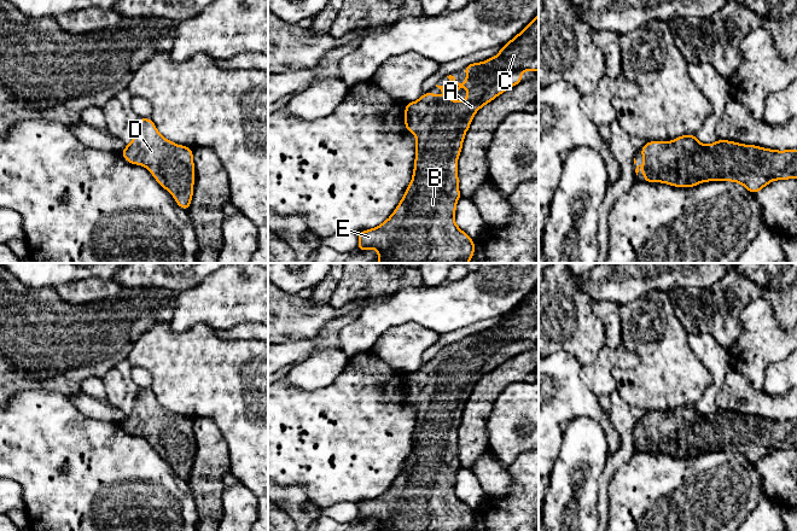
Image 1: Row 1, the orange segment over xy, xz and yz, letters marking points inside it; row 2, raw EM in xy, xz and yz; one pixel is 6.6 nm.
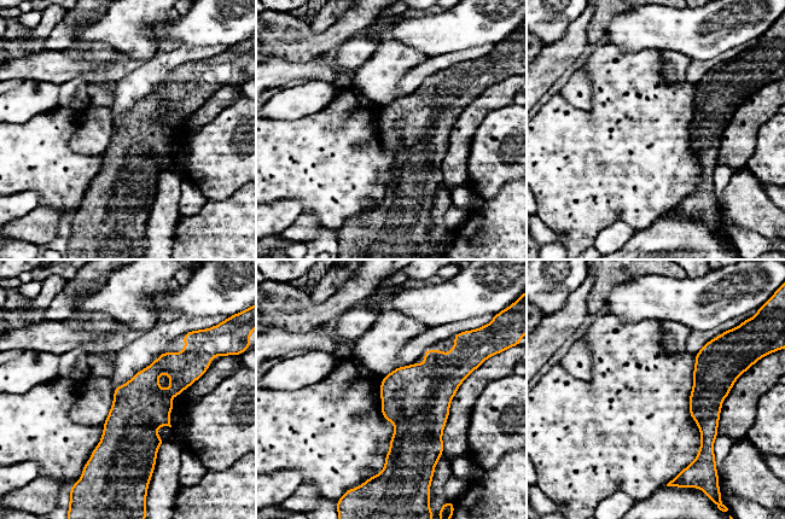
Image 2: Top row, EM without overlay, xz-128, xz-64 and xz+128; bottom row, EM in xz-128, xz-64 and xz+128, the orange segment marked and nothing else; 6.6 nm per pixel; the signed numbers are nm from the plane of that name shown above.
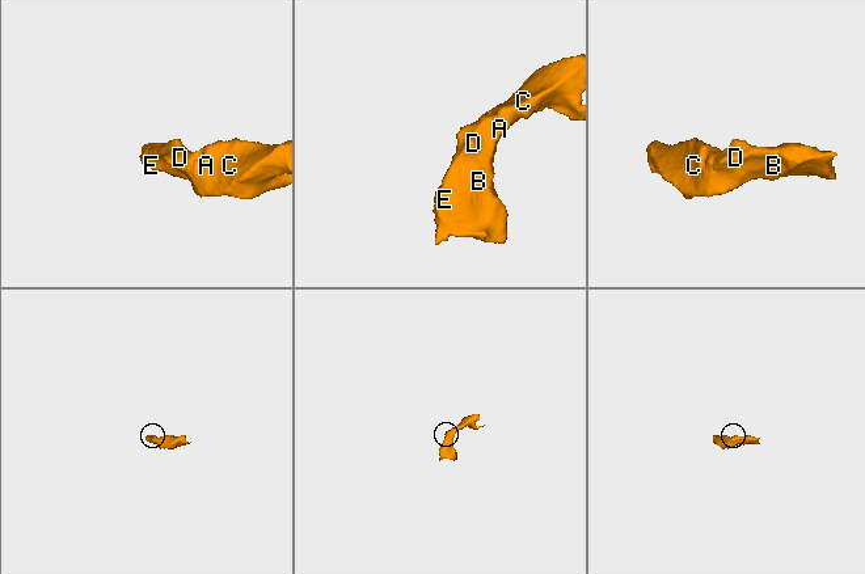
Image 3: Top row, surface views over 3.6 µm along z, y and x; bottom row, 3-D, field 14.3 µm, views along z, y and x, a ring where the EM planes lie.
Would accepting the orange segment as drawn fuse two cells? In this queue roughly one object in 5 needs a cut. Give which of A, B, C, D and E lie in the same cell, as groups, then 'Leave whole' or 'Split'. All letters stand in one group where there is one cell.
Groups: A B C D E. Leave whole

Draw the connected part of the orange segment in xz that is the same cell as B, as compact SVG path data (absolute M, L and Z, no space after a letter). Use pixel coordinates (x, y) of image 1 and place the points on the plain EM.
M539 284L517 307L501 317L498 326L483 333L472 333L461 340L467 343L464 354L456 354L455 348L449 345L447 346L450 350L449 354L436 355L436 357L441 360L441 363L450 364L458 363L459 358L465 356L467 360L465 372L443 369L432 362L405 375L405 398L411 401L417 409L413 448L400 474L386 491L376 498L359 502L357 521L377 519L378 531L470 531L473 526L475 512L454 492L456 472L461 467L458 457L456 431L461 424L465 403L470 398L475 384L505 361L520 354L524 340L539 342Z

